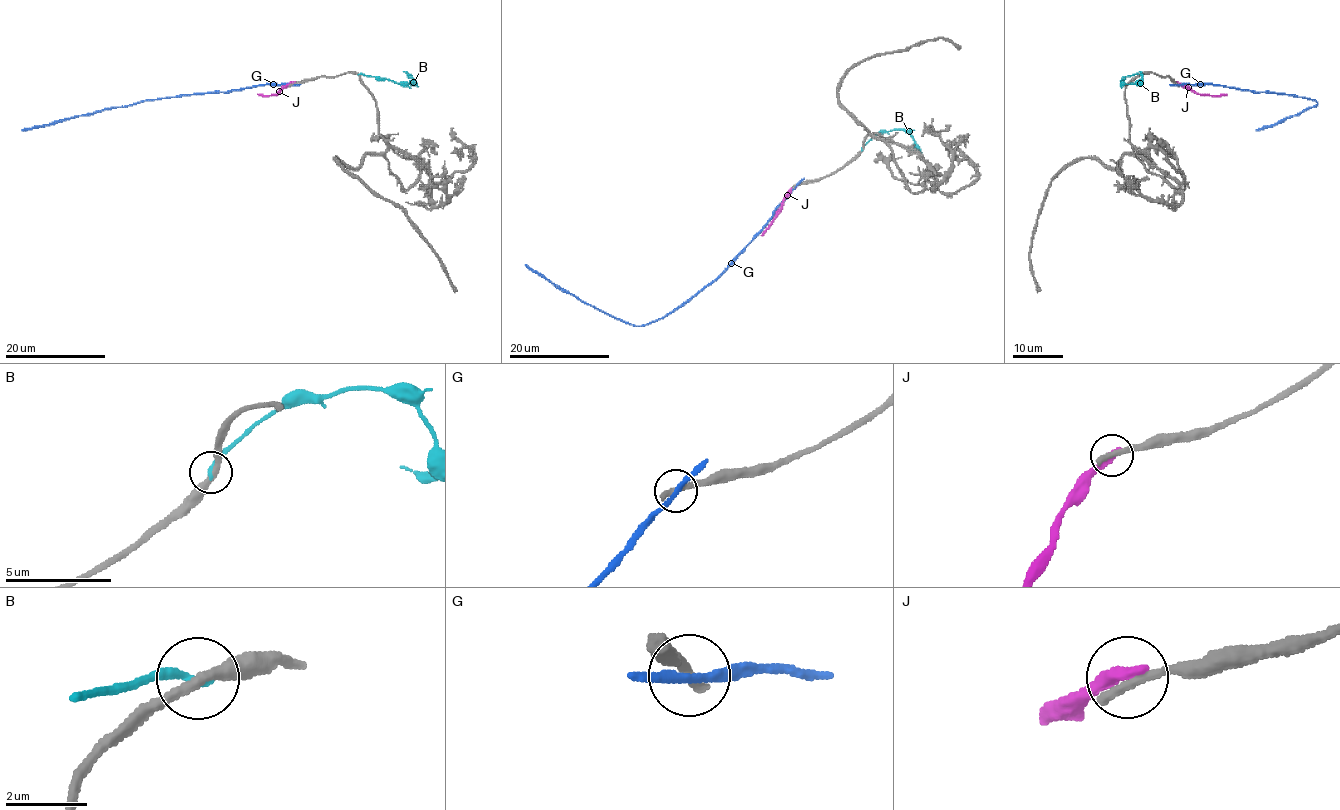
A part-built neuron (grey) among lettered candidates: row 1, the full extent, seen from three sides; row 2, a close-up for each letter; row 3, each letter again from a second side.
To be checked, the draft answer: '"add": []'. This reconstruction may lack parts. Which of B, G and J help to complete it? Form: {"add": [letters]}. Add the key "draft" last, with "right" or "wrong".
{"add": [], "draft": "right"}

